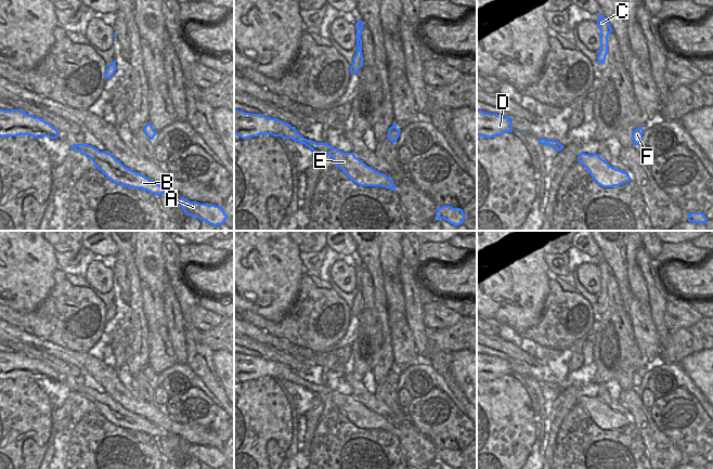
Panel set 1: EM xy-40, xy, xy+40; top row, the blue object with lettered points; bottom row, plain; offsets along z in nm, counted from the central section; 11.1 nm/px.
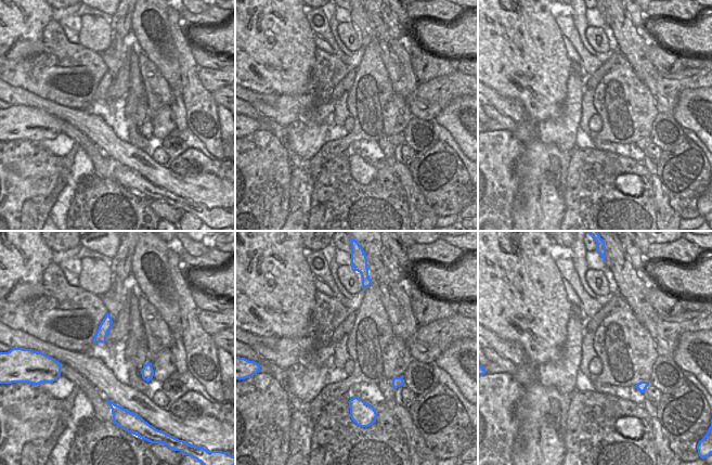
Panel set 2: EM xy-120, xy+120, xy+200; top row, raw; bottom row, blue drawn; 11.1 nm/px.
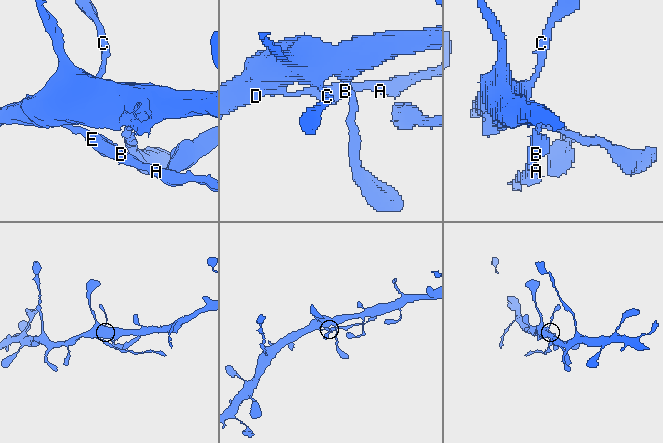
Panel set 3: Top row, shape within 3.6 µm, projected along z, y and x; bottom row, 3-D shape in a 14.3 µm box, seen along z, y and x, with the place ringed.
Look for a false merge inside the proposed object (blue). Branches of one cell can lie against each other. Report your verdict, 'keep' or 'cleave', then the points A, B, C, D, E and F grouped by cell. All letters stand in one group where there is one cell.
cleave; A B E / C D F

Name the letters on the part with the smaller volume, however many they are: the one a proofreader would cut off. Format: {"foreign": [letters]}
{"foreign": ["A", "B", "E"]}

